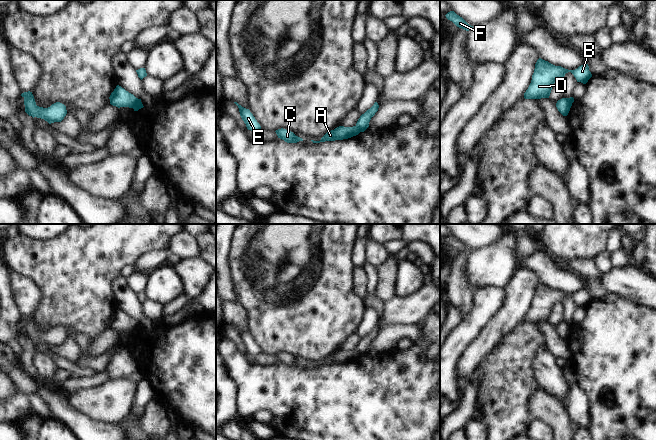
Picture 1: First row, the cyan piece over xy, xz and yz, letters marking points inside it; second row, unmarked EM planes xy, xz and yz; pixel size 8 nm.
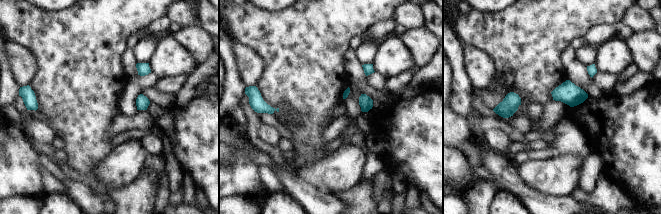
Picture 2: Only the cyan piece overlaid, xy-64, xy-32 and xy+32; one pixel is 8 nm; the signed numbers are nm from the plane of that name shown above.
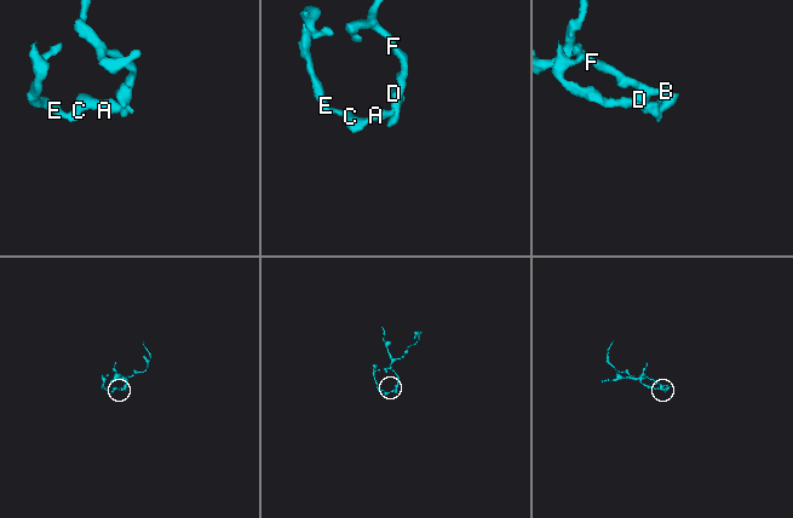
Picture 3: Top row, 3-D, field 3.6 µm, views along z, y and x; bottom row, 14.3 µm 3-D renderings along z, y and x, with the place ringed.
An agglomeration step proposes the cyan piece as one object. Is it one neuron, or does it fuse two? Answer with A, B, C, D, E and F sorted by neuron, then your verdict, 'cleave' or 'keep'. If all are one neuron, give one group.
A C E / B D F | cleave

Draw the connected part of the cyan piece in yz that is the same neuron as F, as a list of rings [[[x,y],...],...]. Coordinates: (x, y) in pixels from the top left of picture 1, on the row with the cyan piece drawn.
[[[454,11],[448,12],[446,18],[452,21],[457,27],[462,28],[466,31],[469,31],[473,28],[473,26],[469,25],[462,17],[457,15]]]

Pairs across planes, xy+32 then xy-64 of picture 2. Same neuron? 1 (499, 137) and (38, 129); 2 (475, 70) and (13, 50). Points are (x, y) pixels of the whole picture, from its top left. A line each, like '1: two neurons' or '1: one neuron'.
1: one neuron
2: one neuron

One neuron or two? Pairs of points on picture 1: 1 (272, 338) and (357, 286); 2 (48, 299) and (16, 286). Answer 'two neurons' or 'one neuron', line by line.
1: two neurons
2: two neurons

